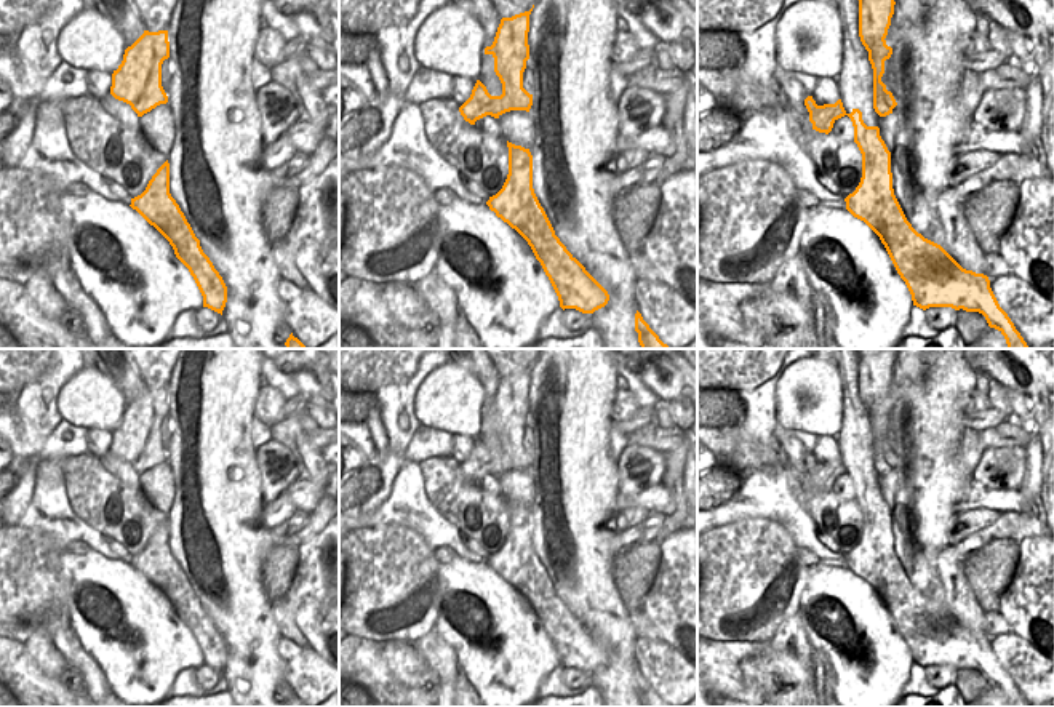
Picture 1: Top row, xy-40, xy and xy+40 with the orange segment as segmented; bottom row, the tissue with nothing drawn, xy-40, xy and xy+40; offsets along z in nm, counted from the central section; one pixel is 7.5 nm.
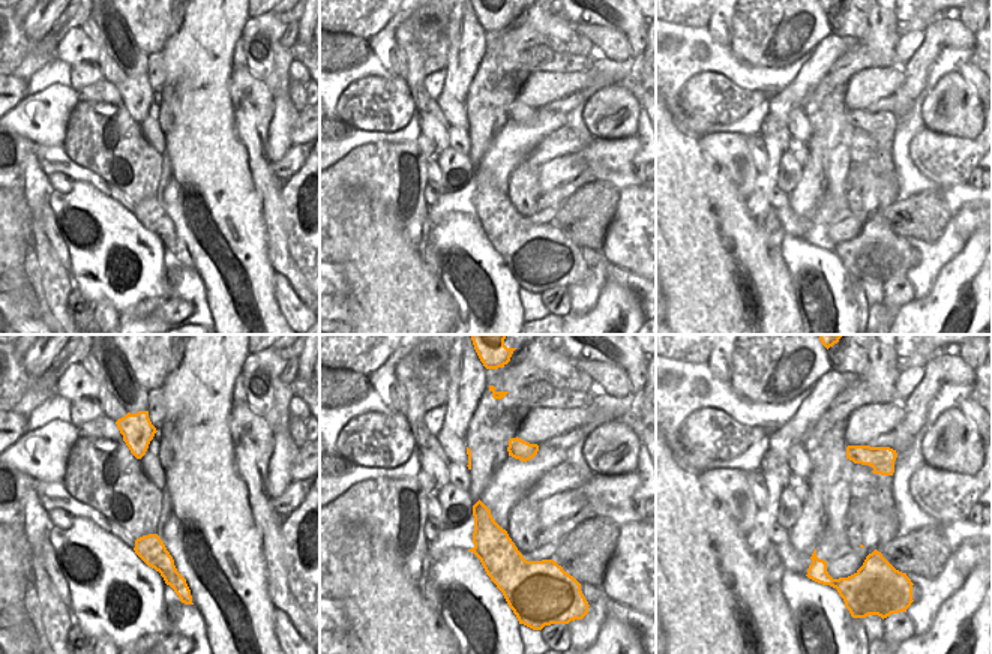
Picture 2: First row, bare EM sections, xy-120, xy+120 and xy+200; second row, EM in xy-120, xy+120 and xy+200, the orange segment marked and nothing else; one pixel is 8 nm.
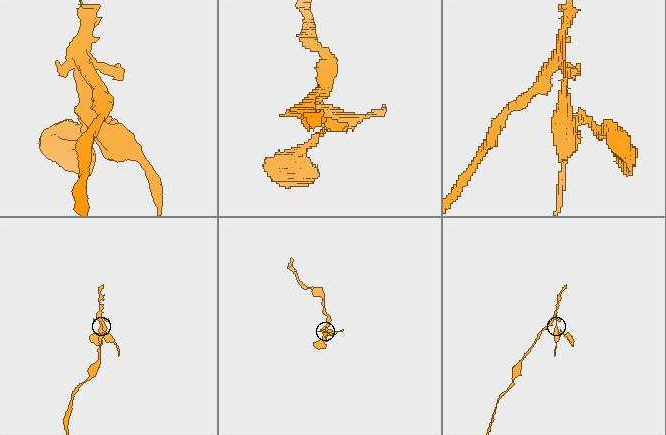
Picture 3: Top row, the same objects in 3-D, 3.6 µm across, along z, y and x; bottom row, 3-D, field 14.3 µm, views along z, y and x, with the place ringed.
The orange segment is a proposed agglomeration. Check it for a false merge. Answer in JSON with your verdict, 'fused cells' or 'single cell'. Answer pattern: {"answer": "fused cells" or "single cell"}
{"answer": "fused cells"}

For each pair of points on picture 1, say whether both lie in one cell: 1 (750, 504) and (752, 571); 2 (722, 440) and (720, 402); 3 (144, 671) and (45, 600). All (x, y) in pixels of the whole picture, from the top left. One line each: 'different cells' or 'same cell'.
1: different cells
2: same cell
3: different cells

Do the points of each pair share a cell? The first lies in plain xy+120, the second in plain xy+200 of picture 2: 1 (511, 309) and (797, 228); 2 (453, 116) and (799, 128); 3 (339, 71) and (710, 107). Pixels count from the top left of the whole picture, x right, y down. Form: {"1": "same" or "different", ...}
{"1": "different", "2": "same", "3": "different"}

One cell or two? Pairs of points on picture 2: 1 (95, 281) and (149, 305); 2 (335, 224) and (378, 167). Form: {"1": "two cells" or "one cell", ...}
{"1": "two cells", "2": "one cell"}

